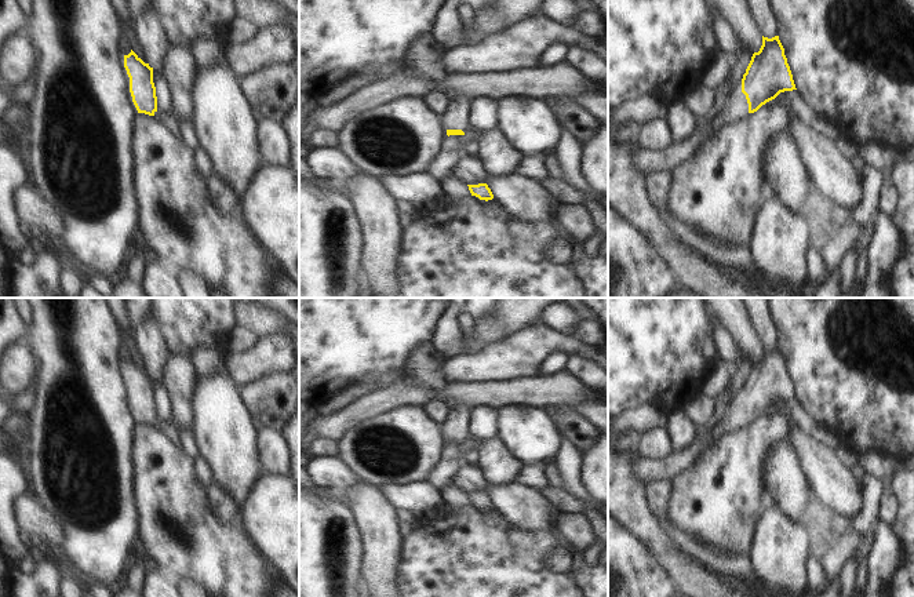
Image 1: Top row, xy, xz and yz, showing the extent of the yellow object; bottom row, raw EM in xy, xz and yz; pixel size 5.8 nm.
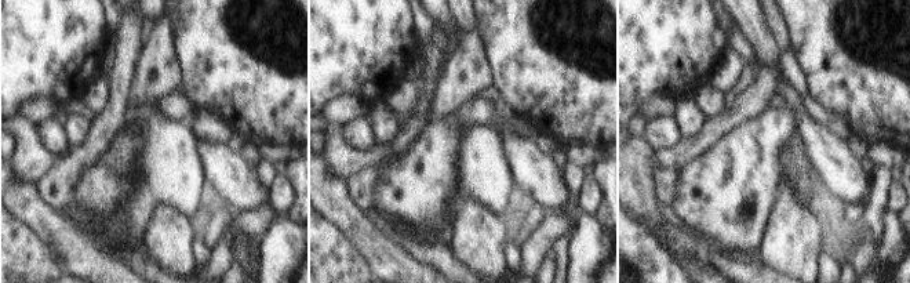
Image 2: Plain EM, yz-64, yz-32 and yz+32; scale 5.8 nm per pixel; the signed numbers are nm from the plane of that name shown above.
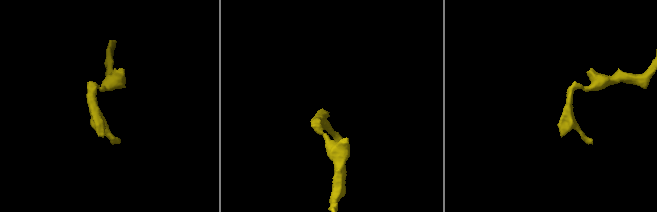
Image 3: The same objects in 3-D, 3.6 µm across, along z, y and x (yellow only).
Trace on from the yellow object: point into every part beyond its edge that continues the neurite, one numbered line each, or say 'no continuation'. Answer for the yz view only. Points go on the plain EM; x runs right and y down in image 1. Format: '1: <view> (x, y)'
1: yz (736, 417).

